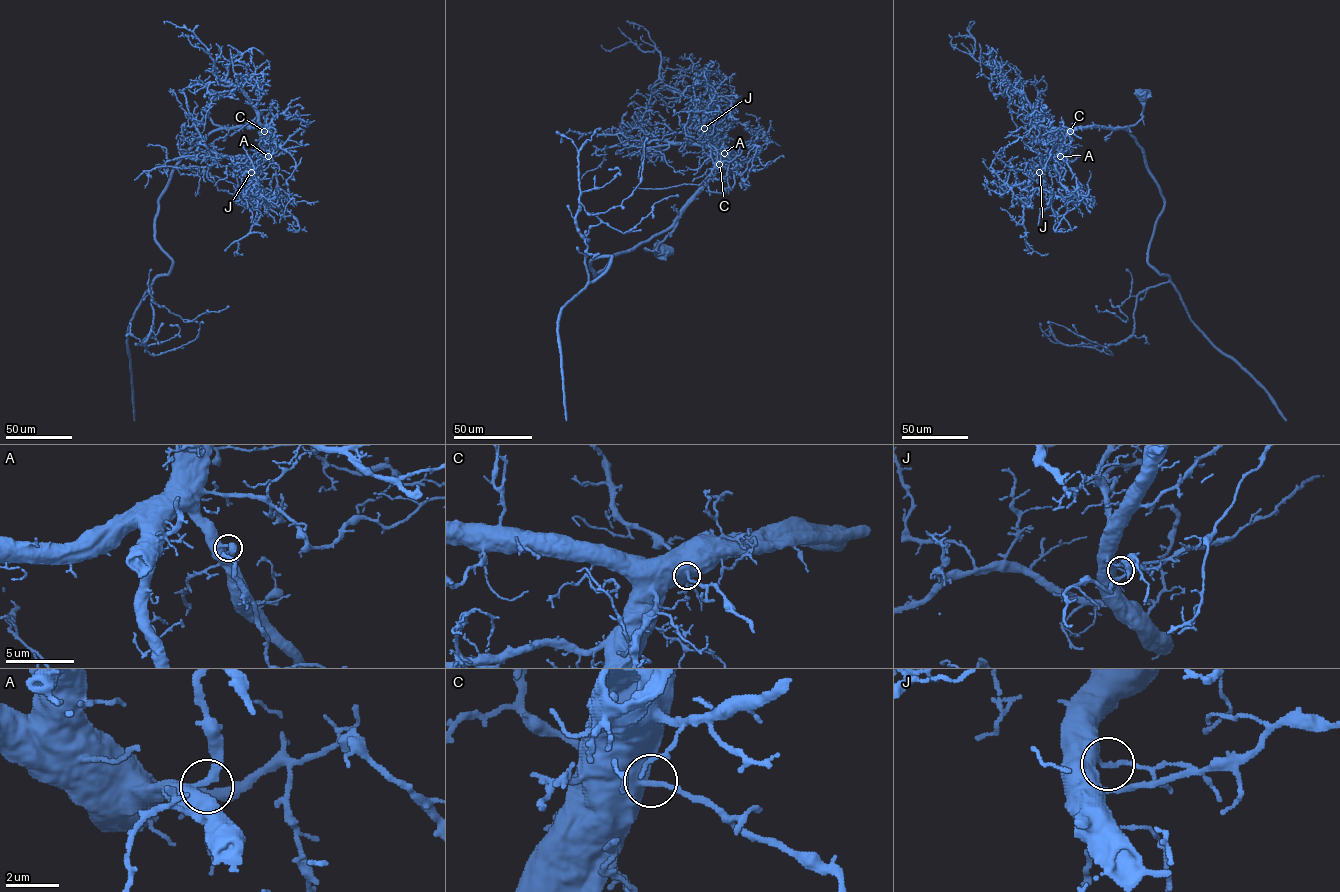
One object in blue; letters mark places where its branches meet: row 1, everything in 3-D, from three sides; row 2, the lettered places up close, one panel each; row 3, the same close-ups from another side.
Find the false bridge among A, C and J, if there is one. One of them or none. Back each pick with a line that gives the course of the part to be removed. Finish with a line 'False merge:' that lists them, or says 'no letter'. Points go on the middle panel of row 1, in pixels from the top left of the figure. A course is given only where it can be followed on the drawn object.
J: foreign part runs (704, 128), (697, 134), (705, 137), (716, 150), (717, 160), (703, 180), (698, 184), (664, 188), (633, 187)
False merge: J

